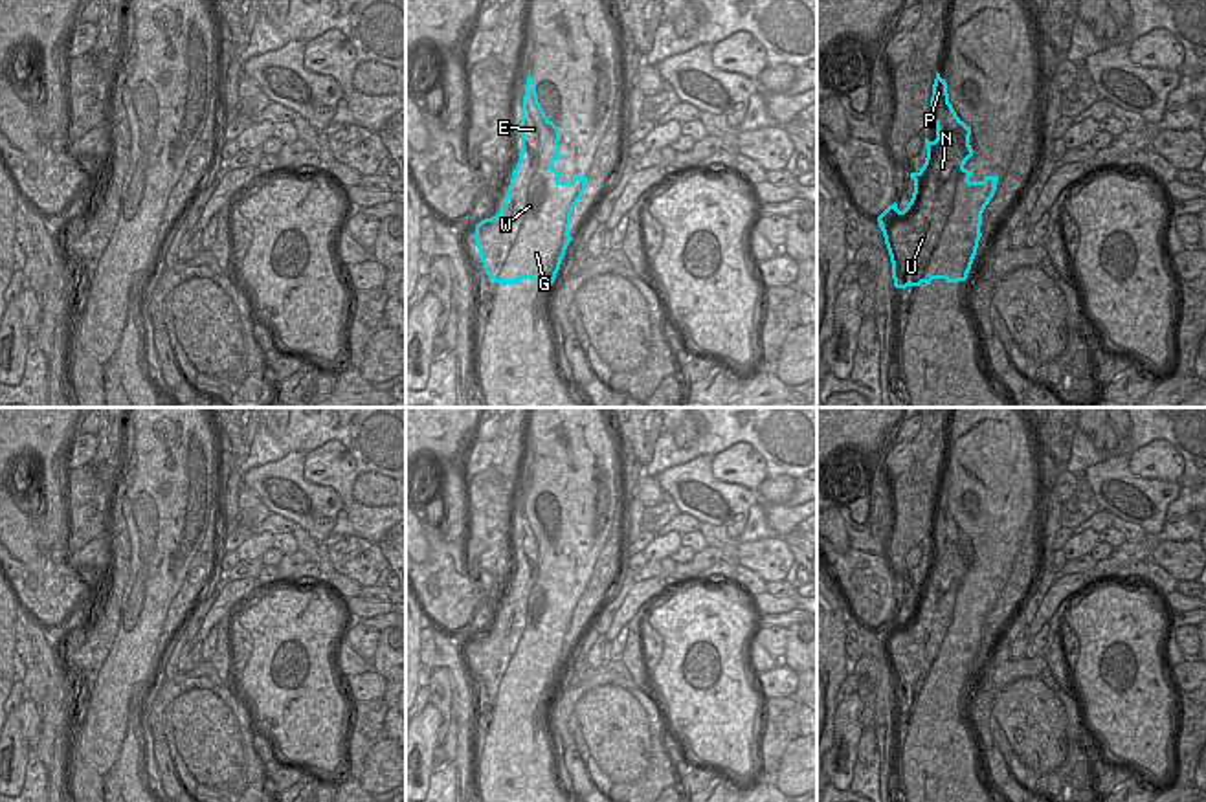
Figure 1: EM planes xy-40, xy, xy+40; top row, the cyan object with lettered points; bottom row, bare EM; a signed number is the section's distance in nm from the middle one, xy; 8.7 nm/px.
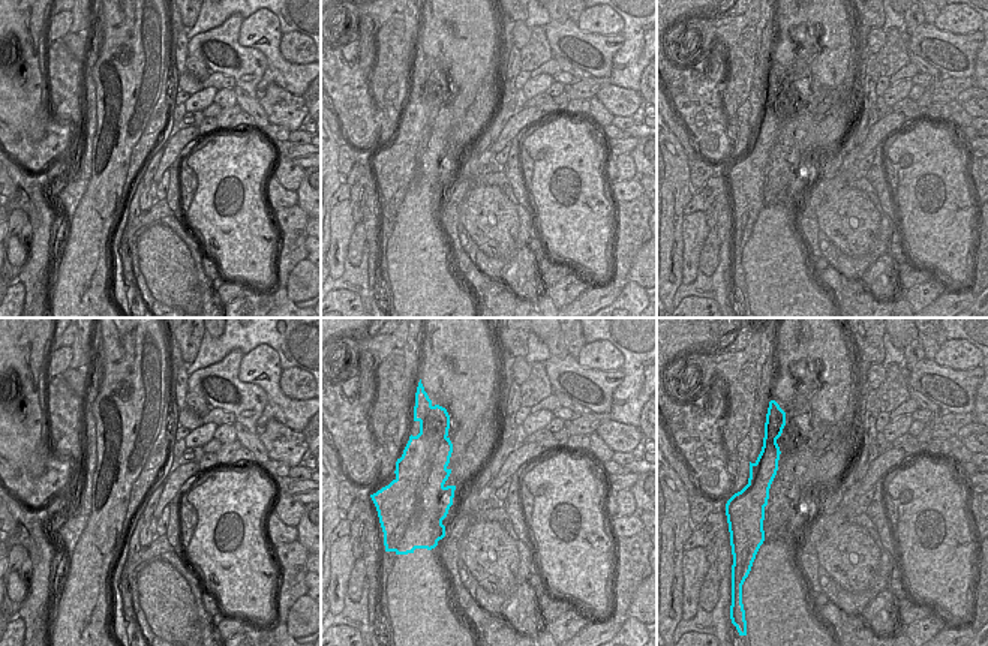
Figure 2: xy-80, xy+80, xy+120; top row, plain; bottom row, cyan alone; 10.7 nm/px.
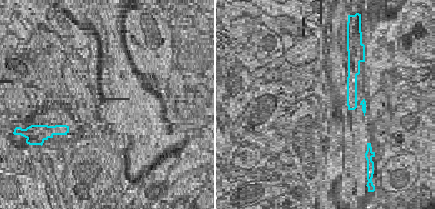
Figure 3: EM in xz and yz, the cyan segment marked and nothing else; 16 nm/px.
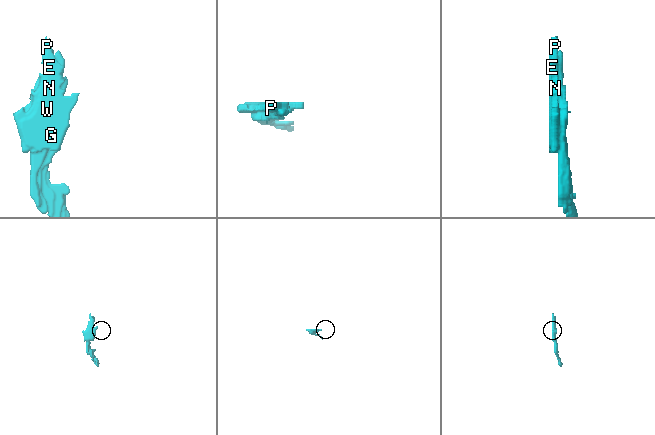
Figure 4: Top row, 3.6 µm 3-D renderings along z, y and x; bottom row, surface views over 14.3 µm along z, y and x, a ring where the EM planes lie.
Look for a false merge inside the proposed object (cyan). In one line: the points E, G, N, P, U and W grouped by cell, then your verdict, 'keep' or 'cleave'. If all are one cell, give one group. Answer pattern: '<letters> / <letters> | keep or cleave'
E N P U W / G | cleave

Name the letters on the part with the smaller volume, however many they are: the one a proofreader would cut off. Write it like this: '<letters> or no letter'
G.

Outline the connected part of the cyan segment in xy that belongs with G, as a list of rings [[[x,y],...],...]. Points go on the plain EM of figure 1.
[[[551,580],[542,611],[542,624],[529,648],[529,659],[523,663],[514,696],[521,690],[536,694],[554,694],[569,653],[571,624],[586,602],[587,587],[575,587],[571,593],[560,593],[562,582]]]

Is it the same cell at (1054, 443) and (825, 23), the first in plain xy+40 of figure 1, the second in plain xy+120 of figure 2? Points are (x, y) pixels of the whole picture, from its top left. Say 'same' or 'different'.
different

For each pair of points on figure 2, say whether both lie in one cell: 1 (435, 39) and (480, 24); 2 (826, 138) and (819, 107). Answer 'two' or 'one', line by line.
1: one
2: two

